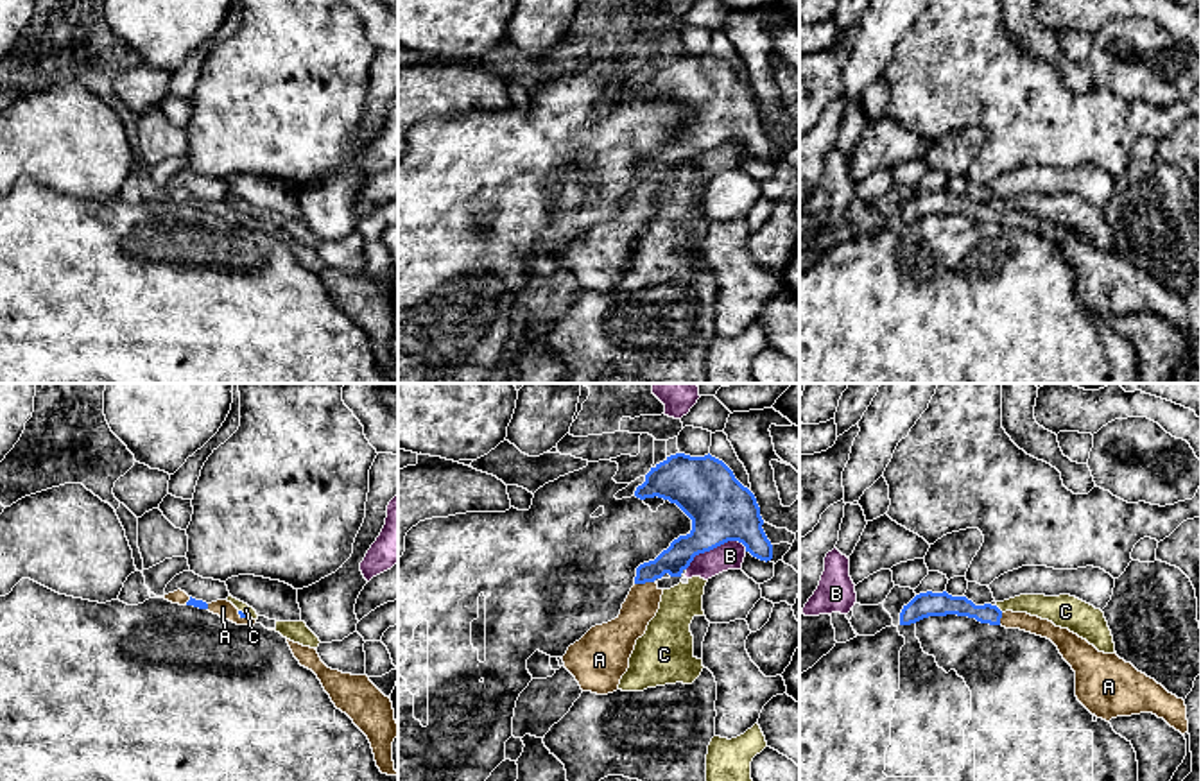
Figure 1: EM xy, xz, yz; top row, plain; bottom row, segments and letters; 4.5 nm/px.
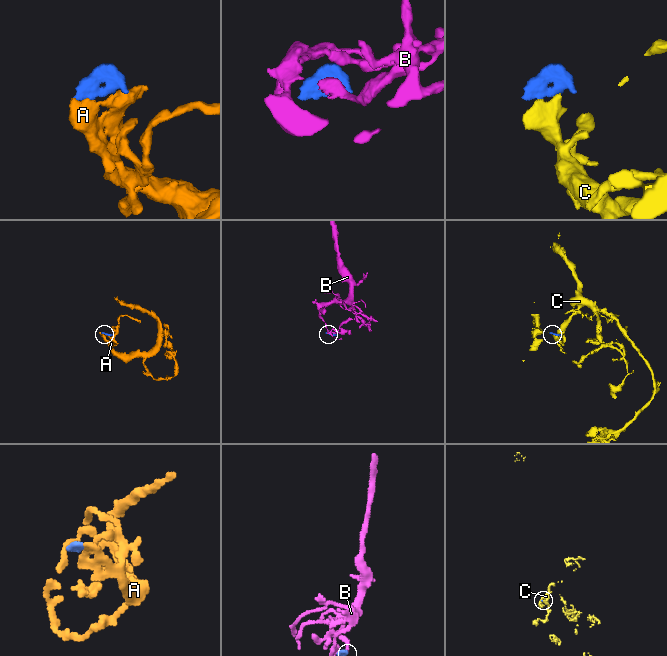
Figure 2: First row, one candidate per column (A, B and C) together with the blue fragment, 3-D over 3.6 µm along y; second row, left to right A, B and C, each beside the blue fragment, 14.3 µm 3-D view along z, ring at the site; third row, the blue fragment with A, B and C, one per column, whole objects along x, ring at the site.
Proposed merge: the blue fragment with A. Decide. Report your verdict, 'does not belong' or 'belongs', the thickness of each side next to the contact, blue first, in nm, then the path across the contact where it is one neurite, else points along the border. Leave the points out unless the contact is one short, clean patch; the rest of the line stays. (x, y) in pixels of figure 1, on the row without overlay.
belongs | 120/150 nm

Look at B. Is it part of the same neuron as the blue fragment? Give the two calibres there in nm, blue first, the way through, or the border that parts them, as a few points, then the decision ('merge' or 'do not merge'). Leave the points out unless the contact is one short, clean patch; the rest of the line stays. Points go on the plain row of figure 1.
280 nm thick on the blue side, 130 nm on the other; do not merge

